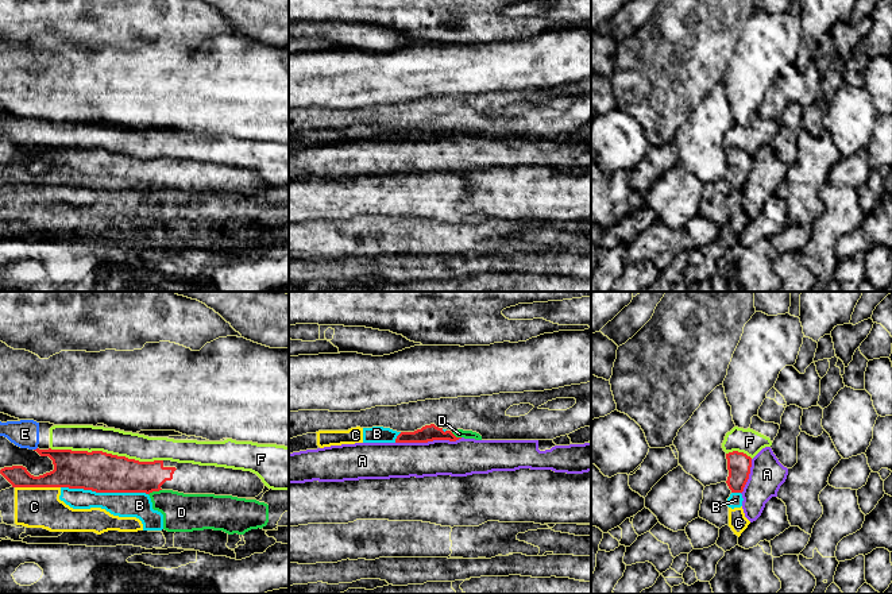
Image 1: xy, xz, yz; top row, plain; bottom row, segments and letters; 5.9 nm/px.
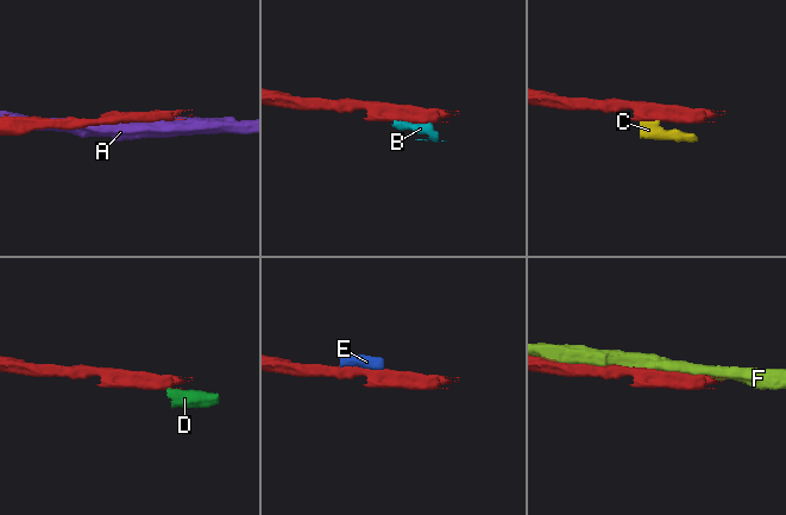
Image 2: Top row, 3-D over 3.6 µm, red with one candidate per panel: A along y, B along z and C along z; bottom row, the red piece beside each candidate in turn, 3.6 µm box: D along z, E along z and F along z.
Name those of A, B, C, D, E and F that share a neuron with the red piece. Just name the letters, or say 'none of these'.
none of these

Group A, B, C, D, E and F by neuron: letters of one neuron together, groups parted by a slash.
A / B C D / E F

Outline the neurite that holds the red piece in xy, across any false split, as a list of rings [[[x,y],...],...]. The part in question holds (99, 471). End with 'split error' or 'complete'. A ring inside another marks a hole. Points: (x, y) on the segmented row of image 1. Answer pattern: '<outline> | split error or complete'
[[[34,450],[40,456],[53,460],[54,470],[39,477],[31,475],[23,466],[4,467],[0,470],[0,491],[9,487],[69,487],[96,493],[146,493],[173,490],[184,494],[215,494],[238,498],[255,498],[263,493],[264,483],[251,472],[216,466],[200,466],[171,460],[139,462],[103,451],[72,450]]] | split error

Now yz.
[[[733,451],[726,454],[727,459],[727,486],[731,493],[742,493],[749,479],[752,458],[744,452]]] | complete

